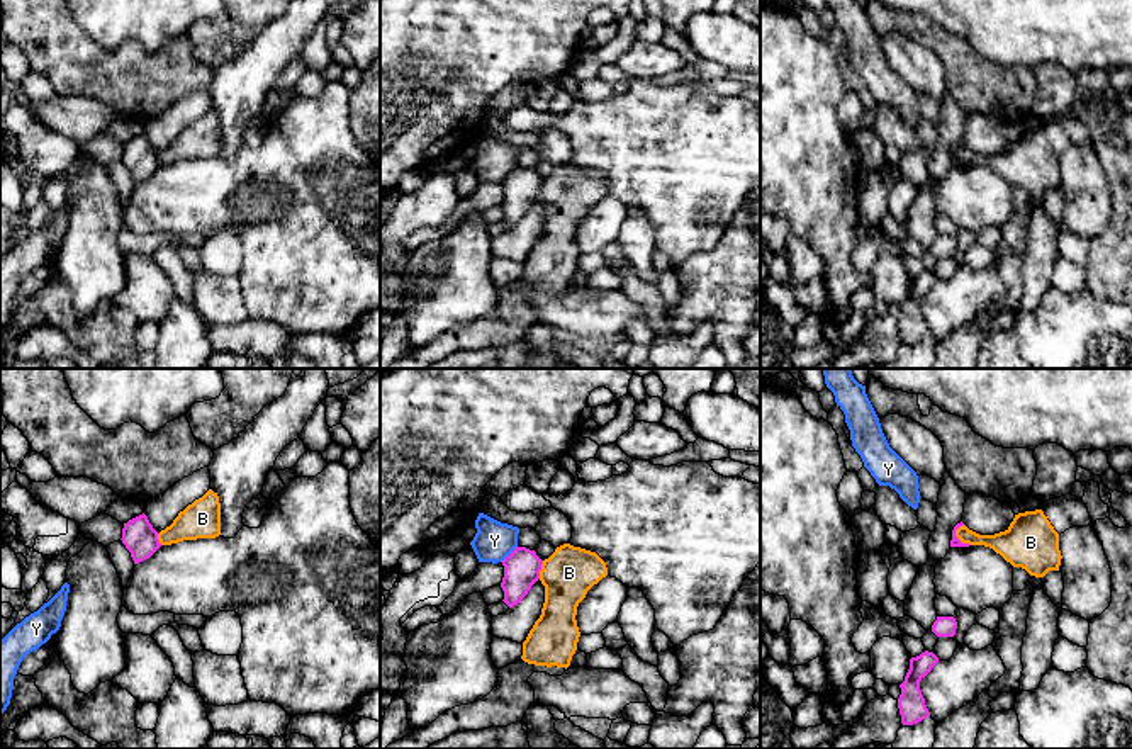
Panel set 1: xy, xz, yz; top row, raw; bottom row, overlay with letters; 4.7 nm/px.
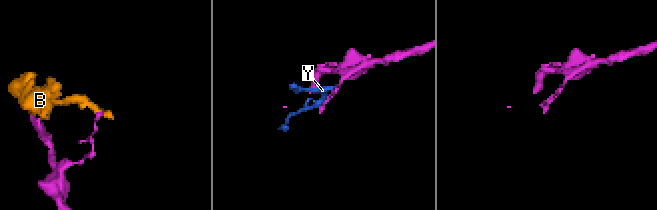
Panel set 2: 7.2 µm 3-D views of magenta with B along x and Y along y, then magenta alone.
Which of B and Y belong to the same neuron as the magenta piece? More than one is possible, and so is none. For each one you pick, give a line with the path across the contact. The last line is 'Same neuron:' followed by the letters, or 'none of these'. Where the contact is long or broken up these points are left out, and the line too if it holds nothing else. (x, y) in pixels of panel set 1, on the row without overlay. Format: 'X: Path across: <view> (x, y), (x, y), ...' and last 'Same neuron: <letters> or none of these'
Same neuron: none of these

